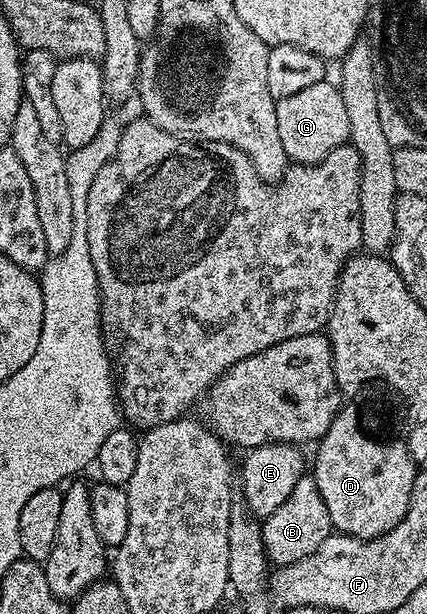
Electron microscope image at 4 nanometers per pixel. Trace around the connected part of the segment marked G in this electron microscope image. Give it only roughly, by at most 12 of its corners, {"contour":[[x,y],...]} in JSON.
{"contour":[[328,79],[277,100],[286,157],[318,164],[349,139]]}

